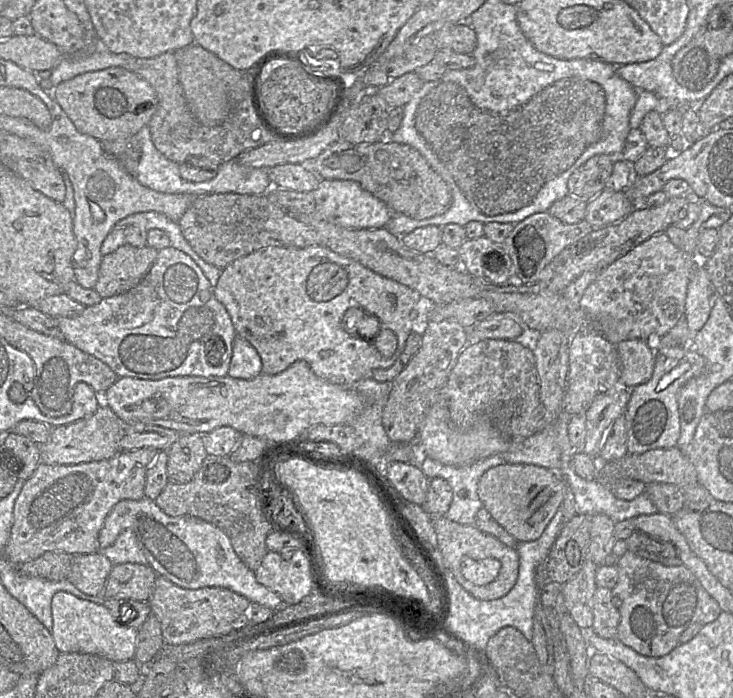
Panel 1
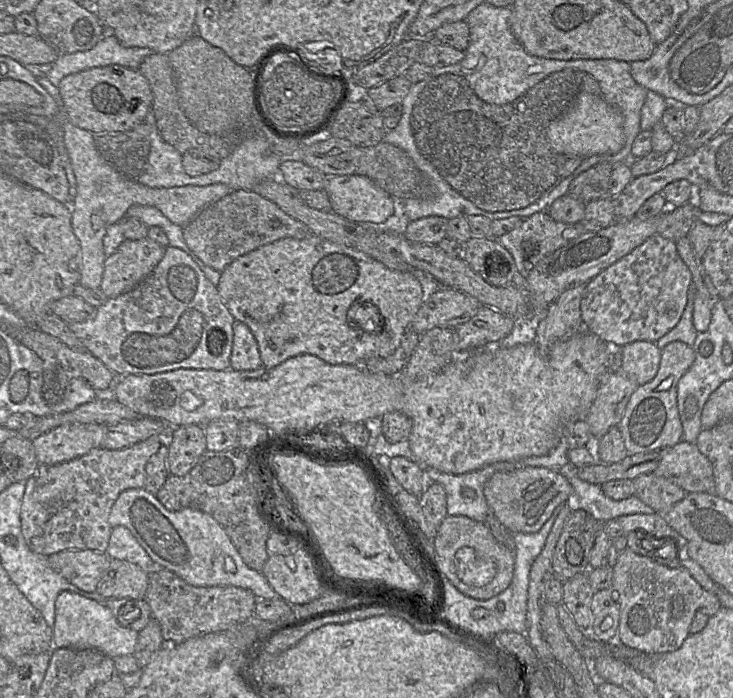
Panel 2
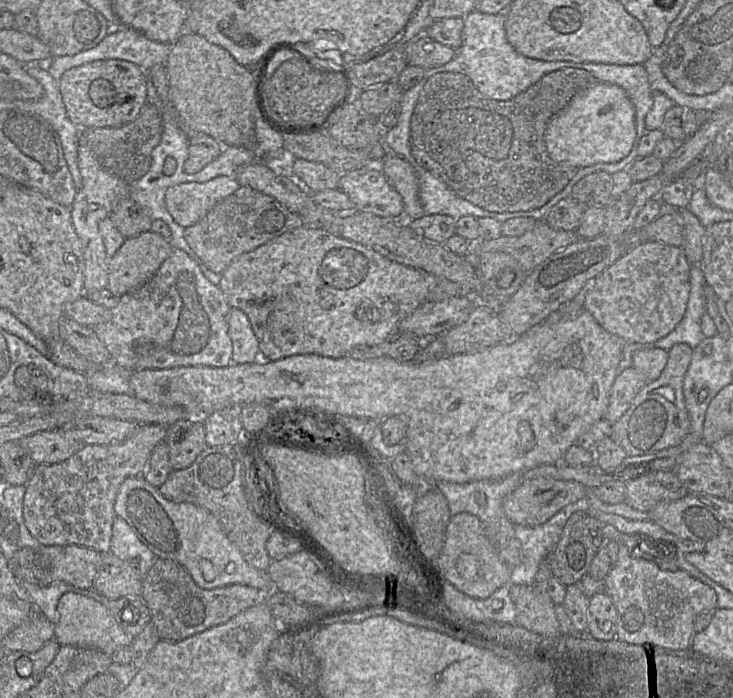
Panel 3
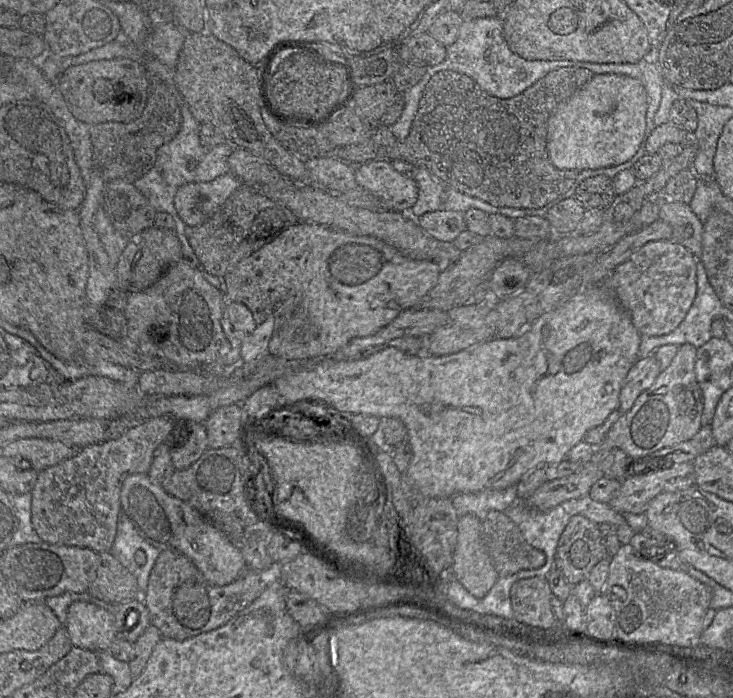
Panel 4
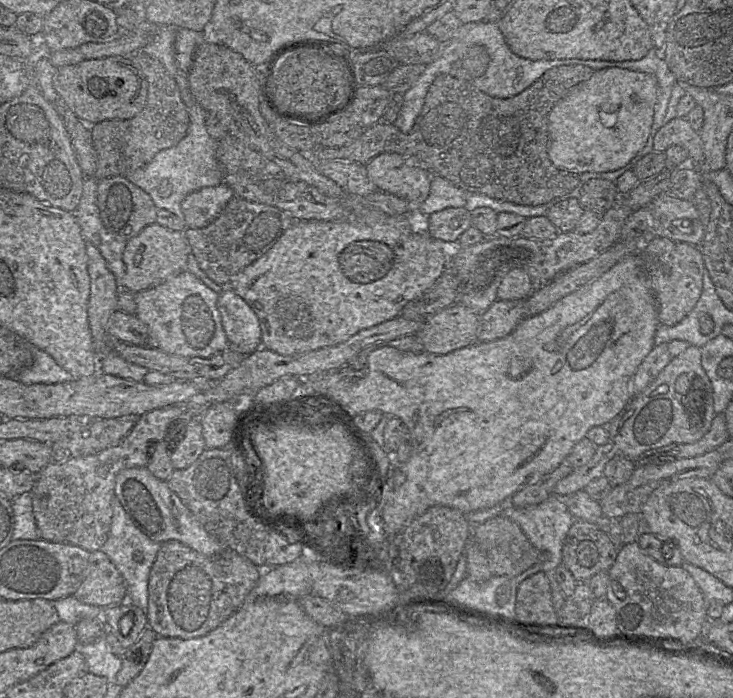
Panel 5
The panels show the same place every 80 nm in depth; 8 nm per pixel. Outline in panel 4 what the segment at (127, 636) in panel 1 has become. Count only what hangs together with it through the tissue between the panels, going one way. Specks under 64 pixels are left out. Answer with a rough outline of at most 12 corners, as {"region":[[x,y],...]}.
{"region":[[73,602],[64,626],[74,647],[109,650],[114,616]]}

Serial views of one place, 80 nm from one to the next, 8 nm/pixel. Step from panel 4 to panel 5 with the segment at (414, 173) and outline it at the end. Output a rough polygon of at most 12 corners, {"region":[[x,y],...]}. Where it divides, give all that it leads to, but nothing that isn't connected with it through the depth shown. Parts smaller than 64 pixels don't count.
{"region":[[431,174],[423,215],[464,207],[470,193]]}

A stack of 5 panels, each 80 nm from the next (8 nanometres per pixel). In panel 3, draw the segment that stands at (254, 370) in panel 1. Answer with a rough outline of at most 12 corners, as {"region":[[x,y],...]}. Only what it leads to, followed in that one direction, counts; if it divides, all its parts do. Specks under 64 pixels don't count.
{"region":[[230,308],[232,363],[256,363],[260,350],[247,315]]}

